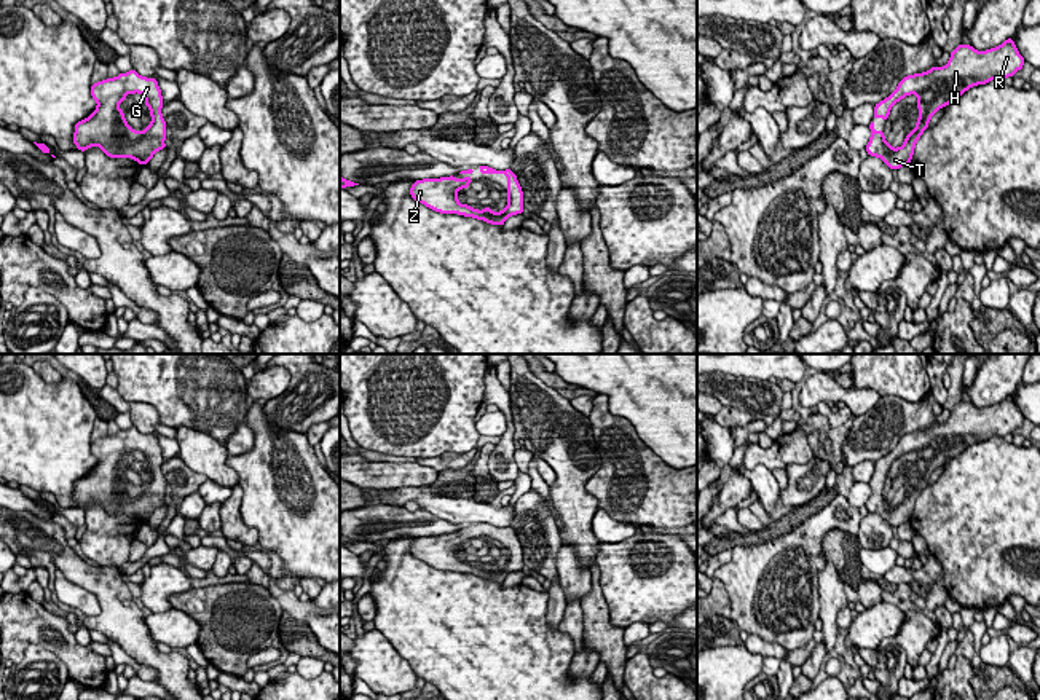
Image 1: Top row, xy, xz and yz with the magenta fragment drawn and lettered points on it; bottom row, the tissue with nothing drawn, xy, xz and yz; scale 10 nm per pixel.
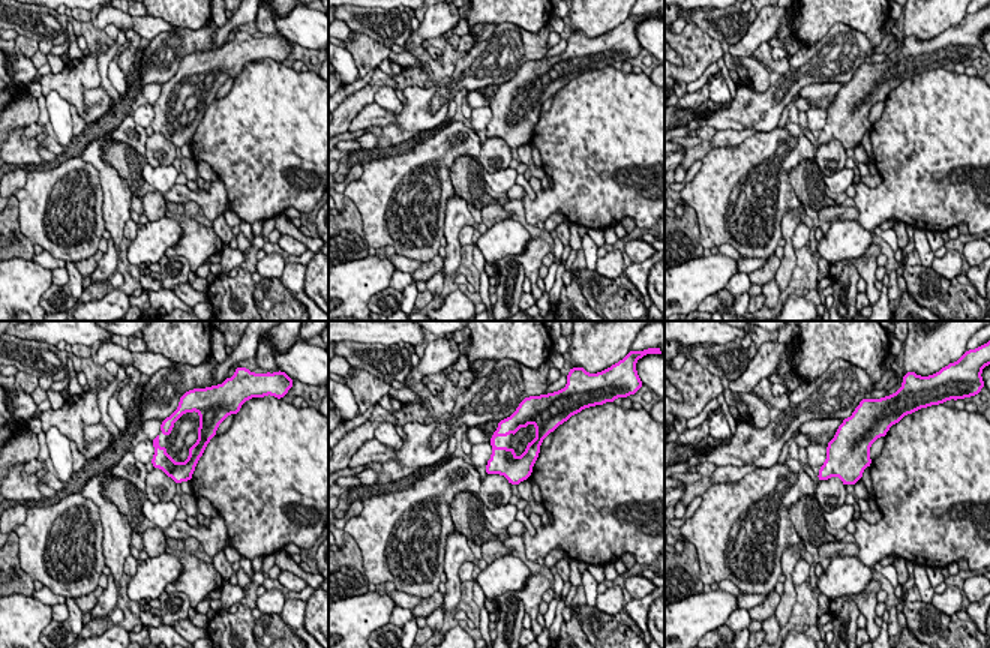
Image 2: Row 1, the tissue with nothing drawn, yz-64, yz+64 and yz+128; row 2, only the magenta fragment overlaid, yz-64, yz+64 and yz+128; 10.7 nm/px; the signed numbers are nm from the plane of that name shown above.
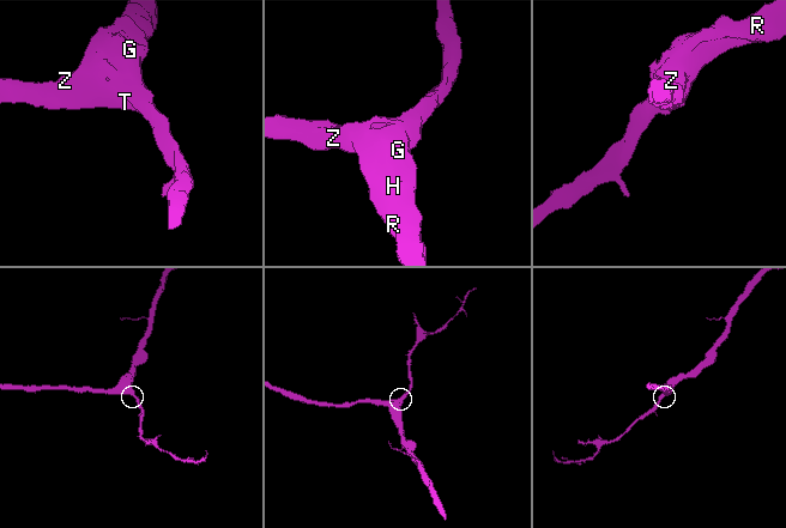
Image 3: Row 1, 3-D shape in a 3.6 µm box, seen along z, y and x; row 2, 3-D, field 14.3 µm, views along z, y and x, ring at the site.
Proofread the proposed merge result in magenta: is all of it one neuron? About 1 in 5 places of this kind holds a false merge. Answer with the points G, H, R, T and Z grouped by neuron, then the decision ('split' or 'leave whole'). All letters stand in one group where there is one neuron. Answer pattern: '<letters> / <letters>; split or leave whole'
G H R T Z; leave whole

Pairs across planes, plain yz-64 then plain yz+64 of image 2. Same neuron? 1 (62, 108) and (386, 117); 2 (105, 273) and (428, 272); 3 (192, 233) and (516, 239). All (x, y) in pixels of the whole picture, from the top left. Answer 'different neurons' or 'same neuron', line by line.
1: different neurons
2: different neurons
3: different neurons

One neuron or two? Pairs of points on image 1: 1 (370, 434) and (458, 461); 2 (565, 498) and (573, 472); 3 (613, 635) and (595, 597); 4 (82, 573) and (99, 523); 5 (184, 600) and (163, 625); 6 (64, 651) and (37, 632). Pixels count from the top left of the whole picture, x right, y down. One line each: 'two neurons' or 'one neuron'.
1: two neurons
2: one neuron
3: one neuron
4: two neurons
5: two neurons
6: one neuron

